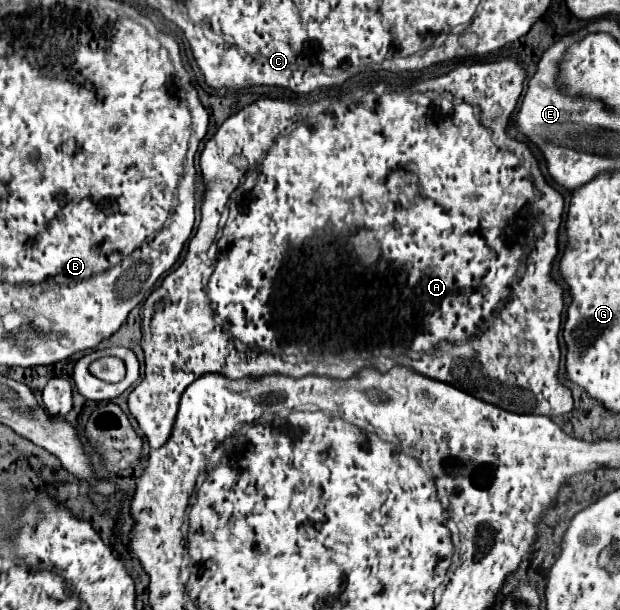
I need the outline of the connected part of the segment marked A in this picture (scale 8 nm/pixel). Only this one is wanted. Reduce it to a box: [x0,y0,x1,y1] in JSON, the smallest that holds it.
[128,57,572,448]

